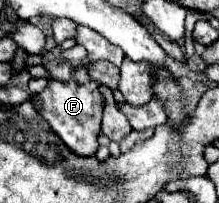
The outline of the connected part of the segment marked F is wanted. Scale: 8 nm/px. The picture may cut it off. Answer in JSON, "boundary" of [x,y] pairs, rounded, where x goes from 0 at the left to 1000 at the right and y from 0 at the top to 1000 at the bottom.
{"boundary":[[[356,330],[338,379],[311,409],[228,389],[219,429],[164,468],[192,498],[183,567],[228,606],[247,655],[311,714],[347,764],[429,764],[447,734],[447,616],[466,596],[475,498],[447,448],[447,409],[420,399],[384,330]]]}

